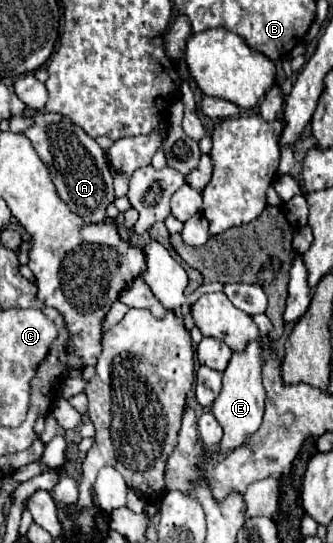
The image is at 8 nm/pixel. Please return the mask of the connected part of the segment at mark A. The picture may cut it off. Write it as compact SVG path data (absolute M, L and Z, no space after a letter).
M57 113L37 115L35 125L27 129L25 135L33 143L33 149L37 151L39 159L49 169L59 199L75 215L79 215L85 221L85 225L105 221L105 211L109 203L113 203L113 175L109 173L103 149L97 145L97 141L89 137L81 127L73 125L73 121Z

